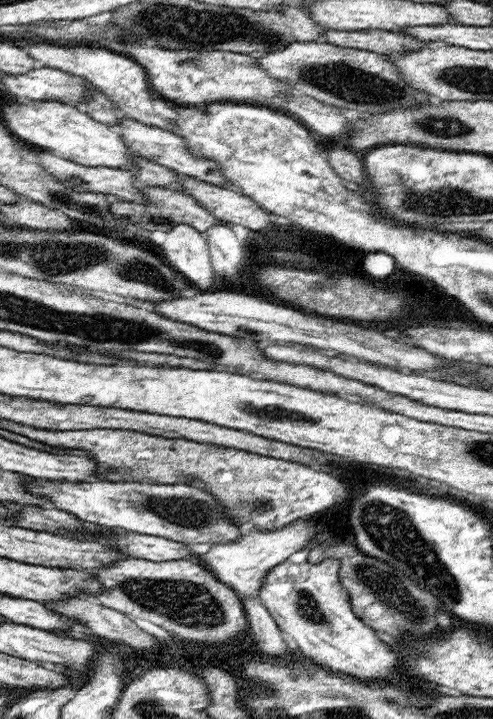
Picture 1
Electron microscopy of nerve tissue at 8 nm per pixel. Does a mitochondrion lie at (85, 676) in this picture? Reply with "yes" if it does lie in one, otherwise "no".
no

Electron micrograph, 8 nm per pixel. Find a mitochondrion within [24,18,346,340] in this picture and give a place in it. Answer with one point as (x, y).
(74, 205)

